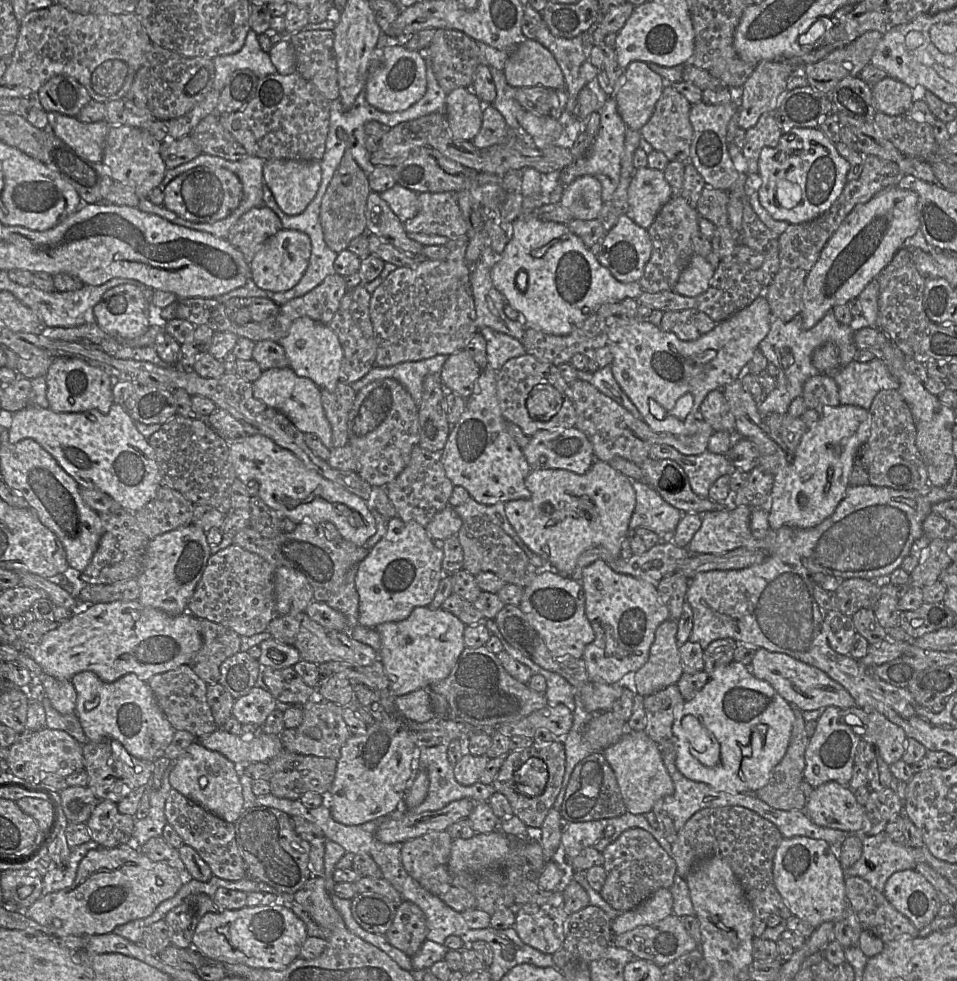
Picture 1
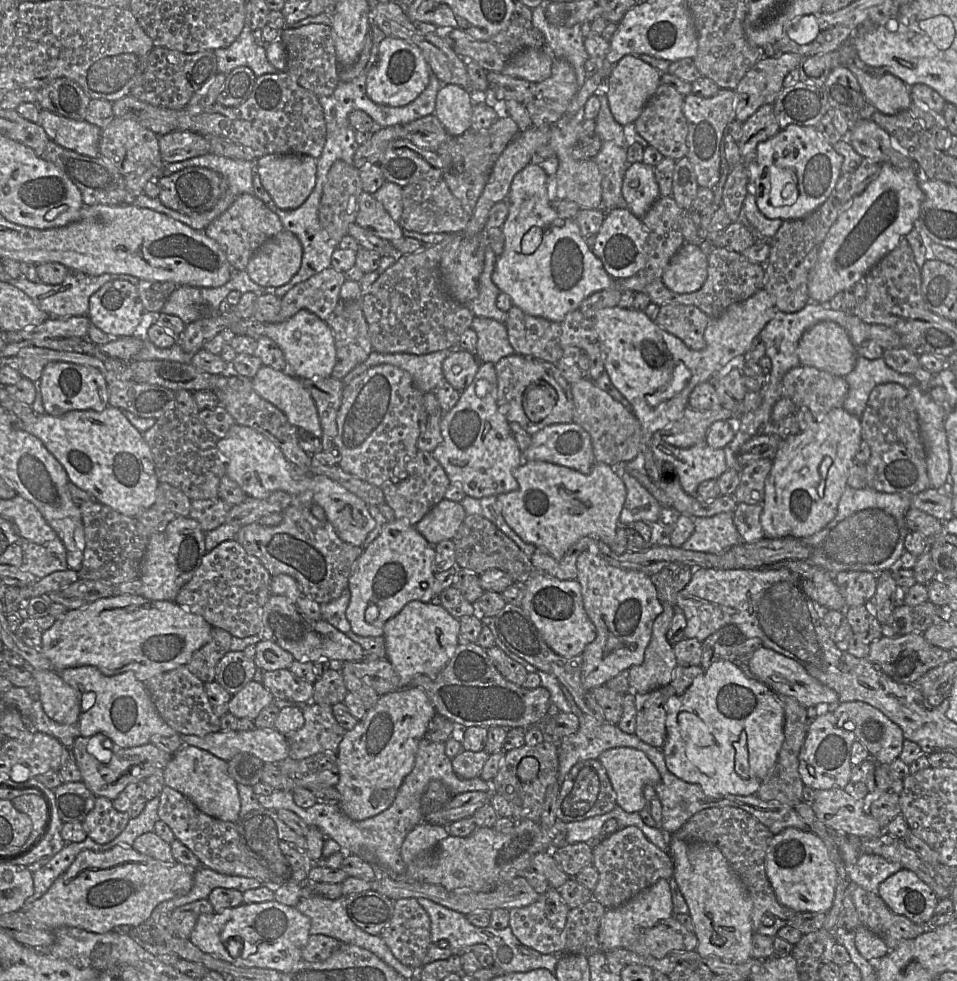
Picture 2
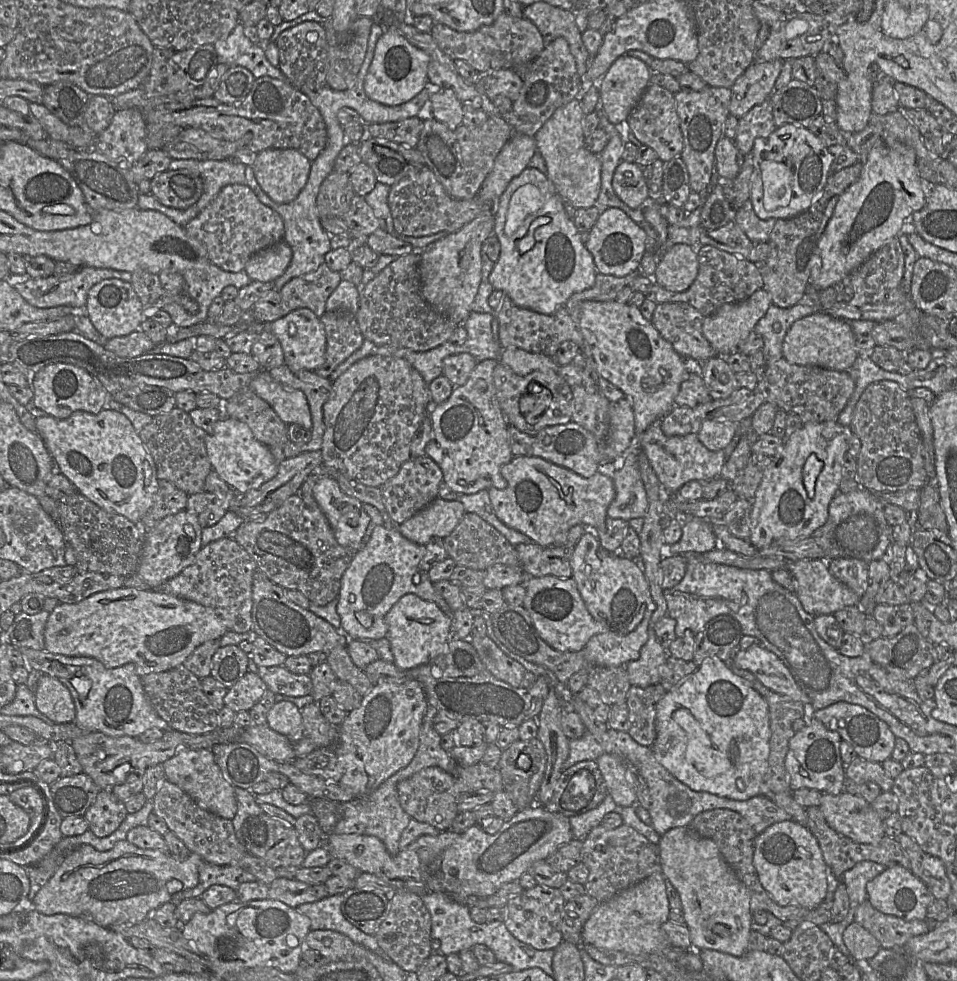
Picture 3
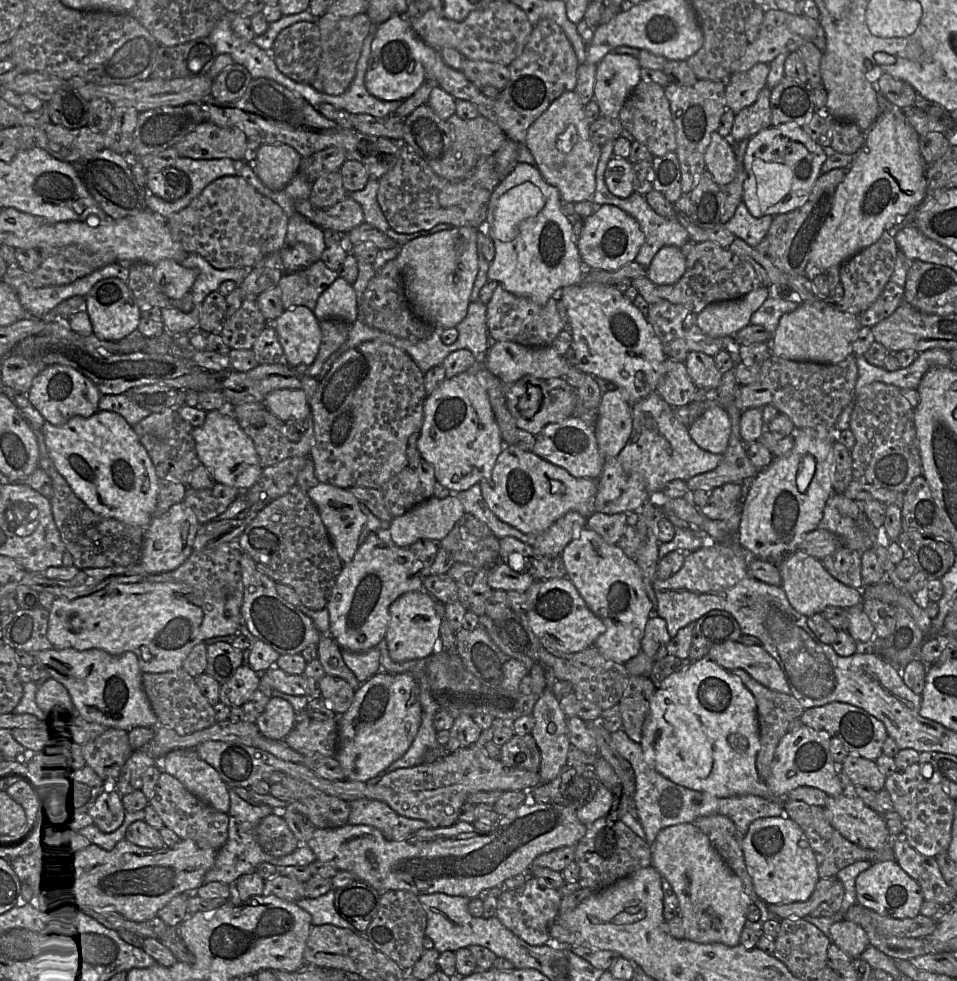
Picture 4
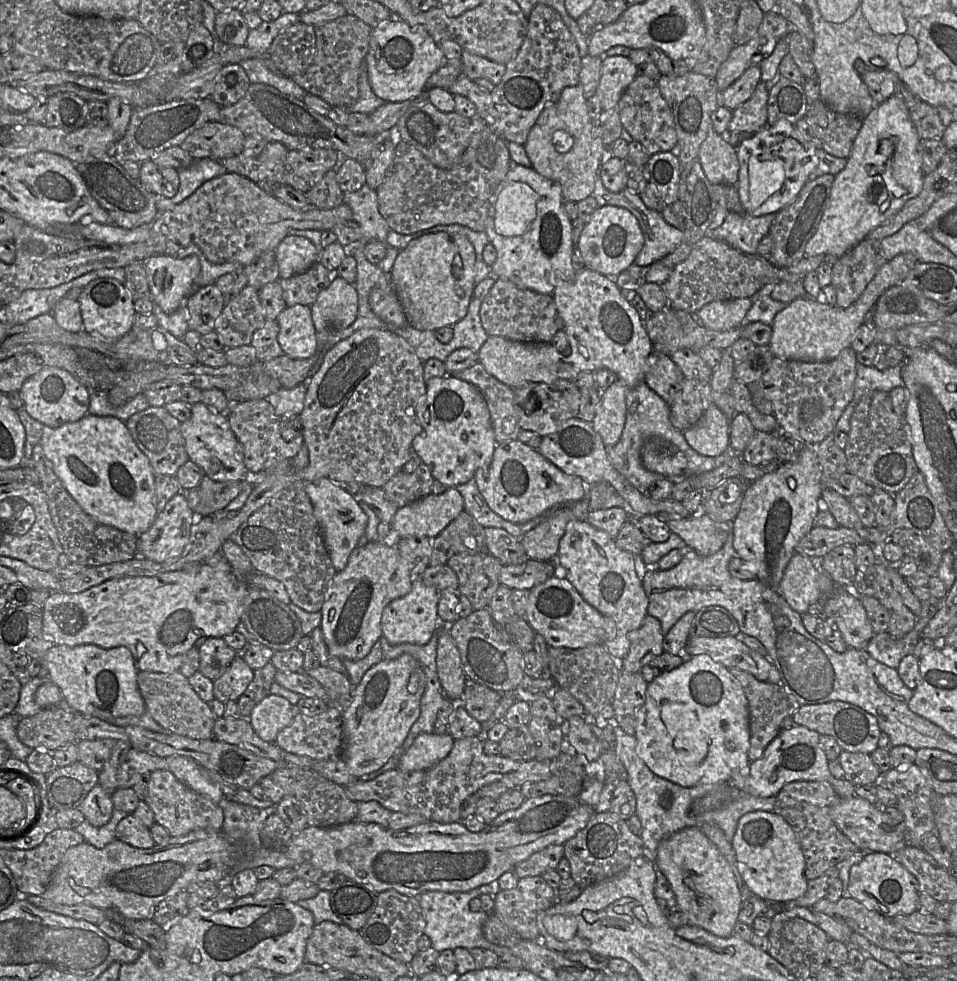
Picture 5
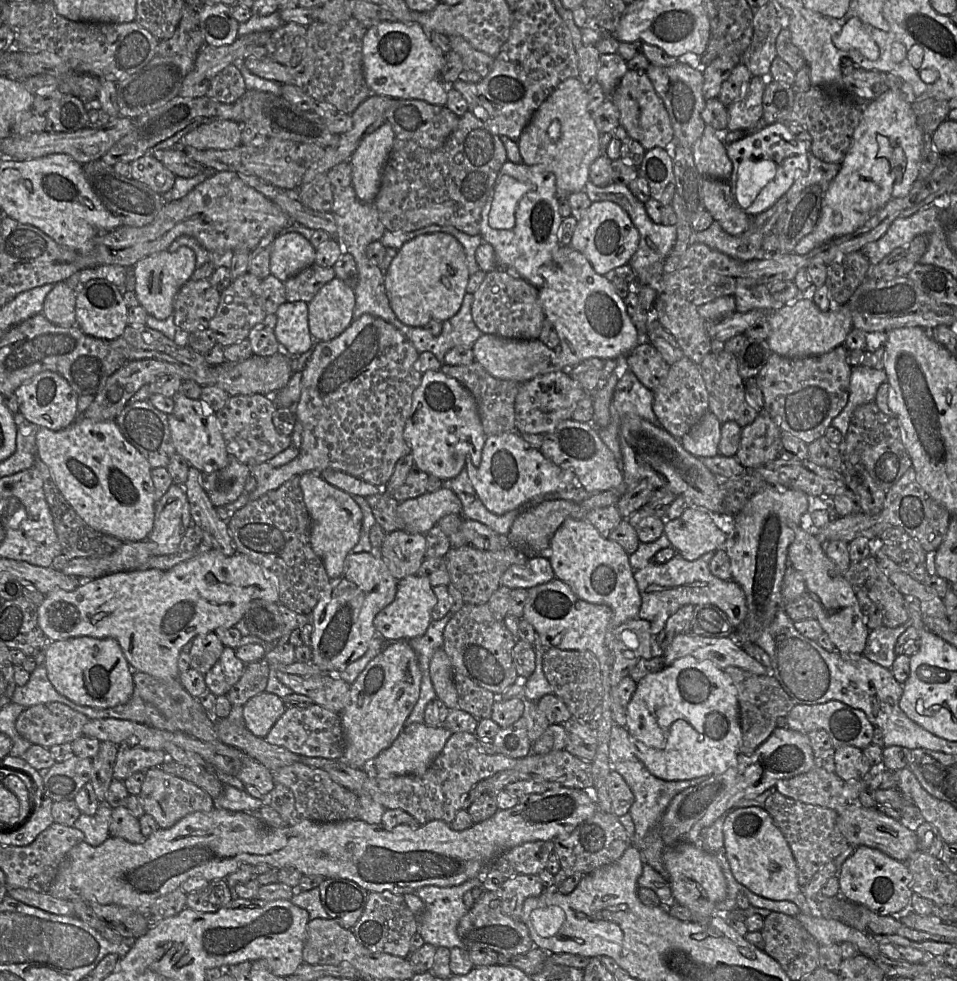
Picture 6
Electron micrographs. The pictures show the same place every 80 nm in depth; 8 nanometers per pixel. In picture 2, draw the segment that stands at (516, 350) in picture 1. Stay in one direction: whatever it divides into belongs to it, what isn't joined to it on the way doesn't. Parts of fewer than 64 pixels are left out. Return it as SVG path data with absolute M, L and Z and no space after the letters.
M475 316L471 329L477 334L476 358L496 364L502 358L516 354L509 342L507 329L496 320Z

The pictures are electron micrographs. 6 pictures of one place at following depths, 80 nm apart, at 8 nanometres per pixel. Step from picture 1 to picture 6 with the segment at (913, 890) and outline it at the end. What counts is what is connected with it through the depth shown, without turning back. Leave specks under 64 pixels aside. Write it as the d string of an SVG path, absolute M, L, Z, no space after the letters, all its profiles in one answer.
M858 846L842 864L837 875L840 895L881 915L892 916L910 909L912 875L903 862L897 861L880 850Z

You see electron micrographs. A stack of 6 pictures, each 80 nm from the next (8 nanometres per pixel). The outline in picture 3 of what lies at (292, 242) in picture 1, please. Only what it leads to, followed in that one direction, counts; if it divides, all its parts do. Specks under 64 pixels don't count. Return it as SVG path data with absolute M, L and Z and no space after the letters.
M282 240L254 254L244 270L252 281L272 282L283 275L291 259L291 247Z

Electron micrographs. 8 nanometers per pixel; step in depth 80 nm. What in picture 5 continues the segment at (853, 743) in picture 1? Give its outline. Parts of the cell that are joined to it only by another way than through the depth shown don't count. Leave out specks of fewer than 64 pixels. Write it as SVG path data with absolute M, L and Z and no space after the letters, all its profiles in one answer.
M795 726L789 730L782 730L778 736L767 746L767 748L765 749L764 751L764 754L763 756L756 760L756 761L753 761L750 763L749 765L749 768L746 767L744 768L743 770L740 771L740 773L734 773L731 778L725 782L725 783L722 783L722 784L714 784L714 785L719 785L719 787L707 794L707 795L704 795L702 797L699 797L697 799L695 799L693 802L692 802L692 805L691 805L691 811L693 814L695 815L700 815L700 814L703 814L705 812L708 812L708 811L711 811L711 810L715 810L715 809L718 809L720 807L722 807L723 805L725 805L726 803L728 802L732 802L733 800L733 797L740 797L742 794L740 793L740 791L743 791L745 792L746 794L748 795L751 795L751 796L754 796L754 797L758 797L758 798L768 798L768 797L776 797L776 795L778 793L780 793L783 789L783 786L785 784L788 784L788 783L791 783L791 782L798 782L798 781L808 781L808 782L812 782L812 781L824 781L824 782L828 782L832 788L834 789L834 791L836 792L836 794L839 796L840 799L851 799L855 796L855 785L845 779L835 779L831 773L830 773L830 770L828 768L828 763L829 763L829 760L827 759L824 751L822 750L822 748L820 747L820 744L819 744L819 737L820 737L820 734L815 732L815 731L812 731L806 727L803 727L803 726Z

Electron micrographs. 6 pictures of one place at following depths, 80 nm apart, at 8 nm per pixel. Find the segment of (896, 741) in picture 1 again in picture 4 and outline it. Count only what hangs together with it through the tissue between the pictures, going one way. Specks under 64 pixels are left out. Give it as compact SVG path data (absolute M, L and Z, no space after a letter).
M831 702L821 707L806 709L800 717L804 726L825 731L838 738L849 754L875 761L883 754L883 744L888 738L884 724L865 710L842 702Z

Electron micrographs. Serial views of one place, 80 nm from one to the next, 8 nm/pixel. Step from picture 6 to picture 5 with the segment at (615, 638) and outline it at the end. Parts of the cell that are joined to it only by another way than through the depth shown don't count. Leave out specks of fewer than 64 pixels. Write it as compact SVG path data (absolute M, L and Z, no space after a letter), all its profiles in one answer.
M646 615L641 626L627 634L630 648L622 658L622 672L640 673L650 661L664 653L664 634L661 623L653 616Z

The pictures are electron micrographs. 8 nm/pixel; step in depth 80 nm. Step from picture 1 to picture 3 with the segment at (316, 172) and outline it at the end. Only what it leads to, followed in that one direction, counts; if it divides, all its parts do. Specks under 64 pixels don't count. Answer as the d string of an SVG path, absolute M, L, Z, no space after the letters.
M265 149L253 165L263 191L276 203L286 204L297 198L307 183L312 162L294 149Z

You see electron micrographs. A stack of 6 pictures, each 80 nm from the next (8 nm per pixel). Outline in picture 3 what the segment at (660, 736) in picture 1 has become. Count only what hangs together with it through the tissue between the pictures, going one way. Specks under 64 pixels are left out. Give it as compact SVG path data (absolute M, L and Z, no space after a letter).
M659 683L641 688L631 686L625 702L629 710L628 734L640 745L651 747L656 739L656 707L667 693Z

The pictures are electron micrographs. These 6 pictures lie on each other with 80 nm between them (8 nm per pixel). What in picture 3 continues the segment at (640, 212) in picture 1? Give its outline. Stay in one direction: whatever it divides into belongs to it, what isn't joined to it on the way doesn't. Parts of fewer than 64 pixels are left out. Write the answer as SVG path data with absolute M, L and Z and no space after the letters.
M622 161L614 172L612 187L616 195L632 209L641 208L648 199L643 168L636 163Z

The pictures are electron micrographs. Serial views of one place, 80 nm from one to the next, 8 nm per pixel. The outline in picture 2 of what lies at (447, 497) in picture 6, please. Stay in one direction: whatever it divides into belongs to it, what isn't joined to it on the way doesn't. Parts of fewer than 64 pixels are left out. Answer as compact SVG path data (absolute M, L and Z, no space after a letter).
M442 499L414 527L431 544L452 539L466 517L459 502Z

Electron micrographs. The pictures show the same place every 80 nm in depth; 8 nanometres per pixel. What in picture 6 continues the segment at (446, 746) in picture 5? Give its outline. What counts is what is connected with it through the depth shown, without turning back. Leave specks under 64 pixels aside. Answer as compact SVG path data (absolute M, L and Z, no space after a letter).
M413 723L405 726L395 741L373 759L374 775L381 778L395 775L423 775L452 734L444 725L430 727L425 723Z

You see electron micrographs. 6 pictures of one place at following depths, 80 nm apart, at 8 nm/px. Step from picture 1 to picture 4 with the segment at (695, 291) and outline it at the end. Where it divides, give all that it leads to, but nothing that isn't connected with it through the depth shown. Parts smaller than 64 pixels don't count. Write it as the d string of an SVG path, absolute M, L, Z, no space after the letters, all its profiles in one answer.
M675 246L663 247L648 268L647 277L657 286L678 282L686 270L686 256Z

